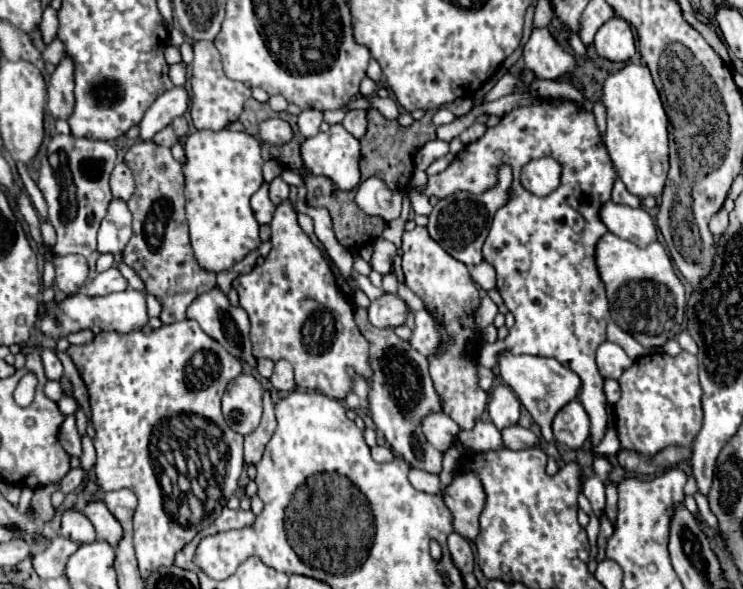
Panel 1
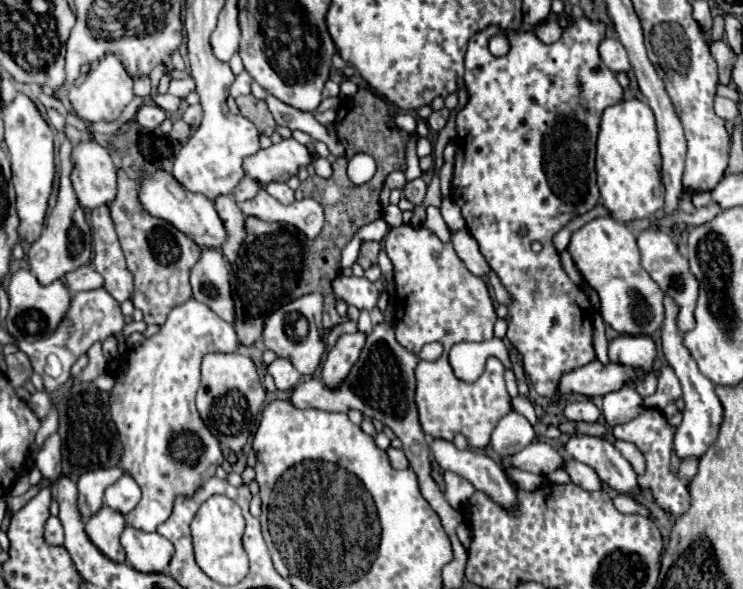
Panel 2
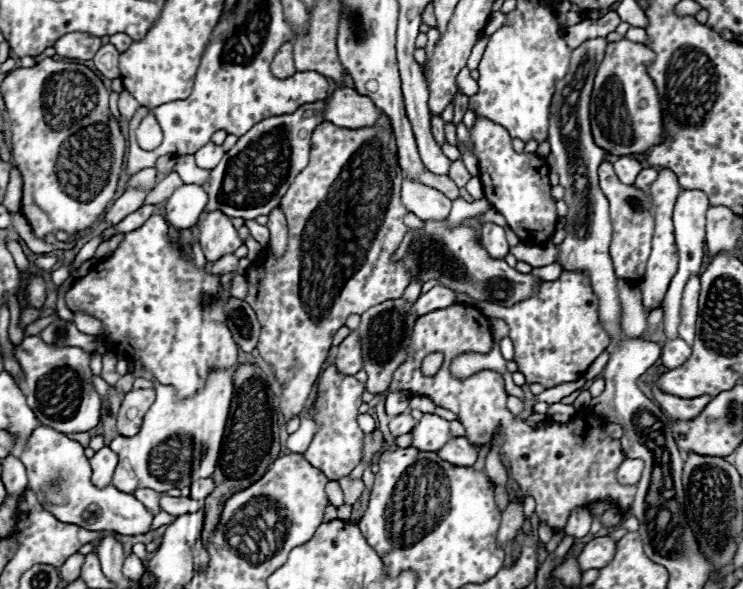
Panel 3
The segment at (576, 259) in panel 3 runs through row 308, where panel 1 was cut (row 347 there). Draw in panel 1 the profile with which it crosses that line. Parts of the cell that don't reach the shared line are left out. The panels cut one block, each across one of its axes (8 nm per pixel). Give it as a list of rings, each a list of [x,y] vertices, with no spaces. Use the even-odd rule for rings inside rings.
[[[604,342],[598,350],[596,350],[596,364],[600,368],[600,374],[604,378],[614,378],[618,380],[620,374],[632,366],[632,360],[626,356],[626,352],[614,344],[614,342]]]

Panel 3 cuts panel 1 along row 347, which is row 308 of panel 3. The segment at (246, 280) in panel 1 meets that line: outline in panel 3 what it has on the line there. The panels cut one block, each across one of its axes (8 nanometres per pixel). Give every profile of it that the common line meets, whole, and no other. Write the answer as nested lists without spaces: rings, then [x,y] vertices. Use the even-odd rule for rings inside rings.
[[[382,114],[376,126],[356,130],[322,122],[312,138],[310,164],[294,178],[280,202],[280,208],[288,218],[288,248],[284,256],[274,260],[274,266],[260,268],[262,278],[254,278],[254,270],[248,268],[244,276],[248,282],[246,302],[254,308],[262,324],[258,352],[282,386],[278,412],[284,416],[284,422],[304,412],[306,400],[314,390],[332,346],[332,336],[344,326],[346,318],[350,314],[362,314],[380,302],[402,298],[404,288],[410,284],[410,272],[402,262],[390,260],[408,232],[402,222],[408,210],[400,200],[402,174],[396,160],[396,142],[390,120]]]

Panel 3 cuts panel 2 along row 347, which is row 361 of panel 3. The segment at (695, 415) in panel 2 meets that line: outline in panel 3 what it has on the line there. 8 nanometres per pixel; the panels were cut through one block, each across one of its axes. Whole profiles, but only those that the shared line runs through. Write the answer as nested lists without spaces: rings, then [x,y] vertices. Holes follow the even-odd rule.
[[[680,338],[668,340],[664,344],[664,348],[662,348],[662,364],[666,368],[670,368],[670,370],[678,368],[678,366],[682,366],[688,360],[690,352],[692,352],[692,348],[684,340],[680,340]]]

